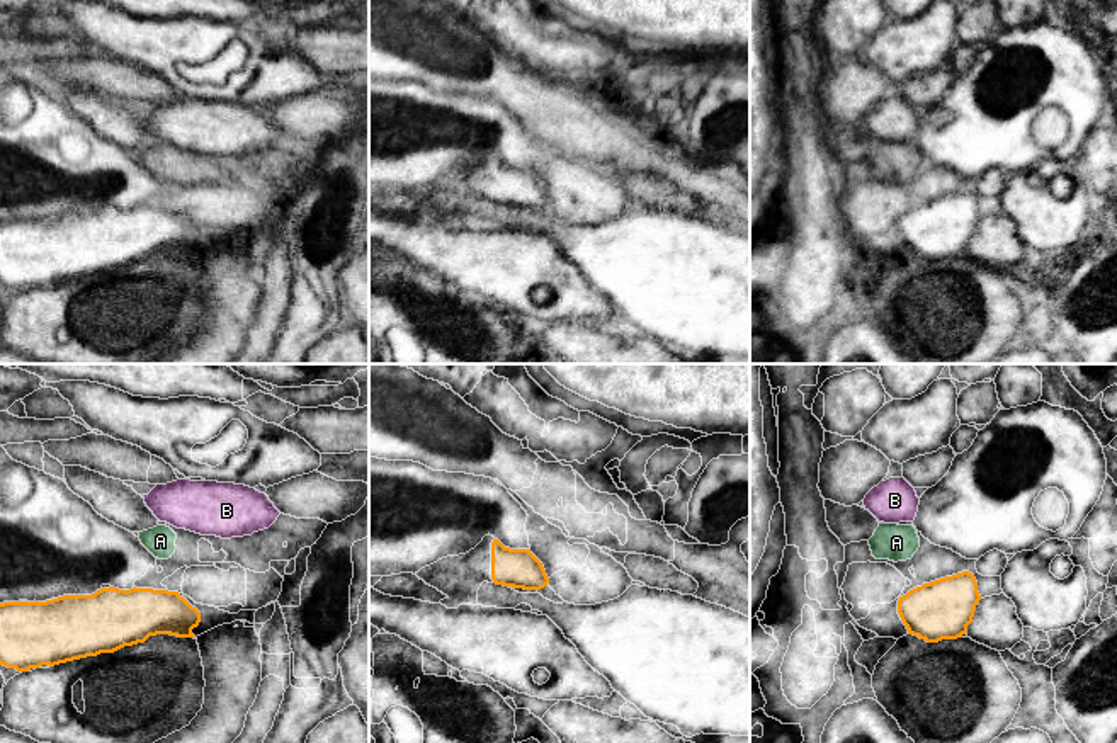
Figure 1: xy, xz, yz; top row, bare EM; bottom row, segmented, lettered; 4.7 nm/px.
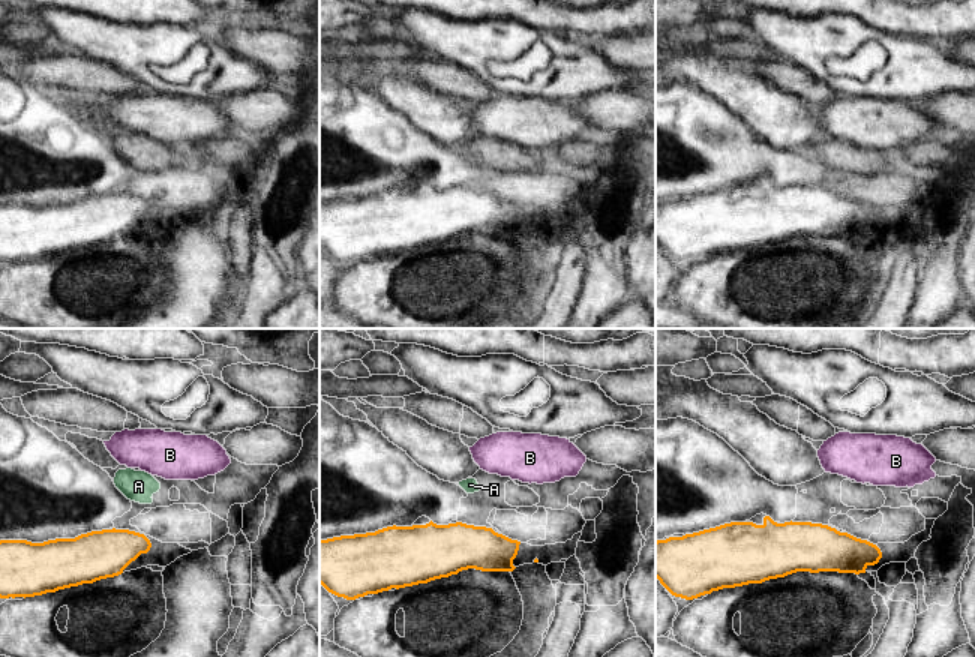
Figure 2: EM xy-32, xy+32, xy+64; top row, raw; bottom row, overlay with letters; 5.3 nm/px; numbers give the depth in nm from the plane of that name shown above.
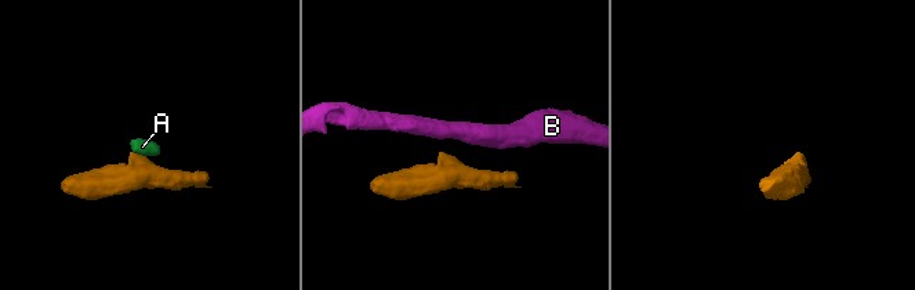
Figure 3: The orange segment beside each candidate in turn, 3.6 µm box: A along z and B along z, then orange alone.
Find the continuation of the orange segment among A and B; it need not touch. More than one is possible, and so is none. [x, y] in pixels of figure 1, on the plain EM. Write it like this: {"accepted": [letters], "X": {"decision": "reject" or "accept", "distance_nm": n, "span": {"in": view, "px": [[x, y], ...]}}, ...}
{"accepted": [], "A": {"decision": "reject", "distance_nm": 140, "span": {"in": "yz", "px": [[924, 203], [910, 177]]}}, "B": {"decision": "reject", "distance_nm": 300, "span": {"in": "xy", "px": [[177, 211], [196, 152]]}}}

